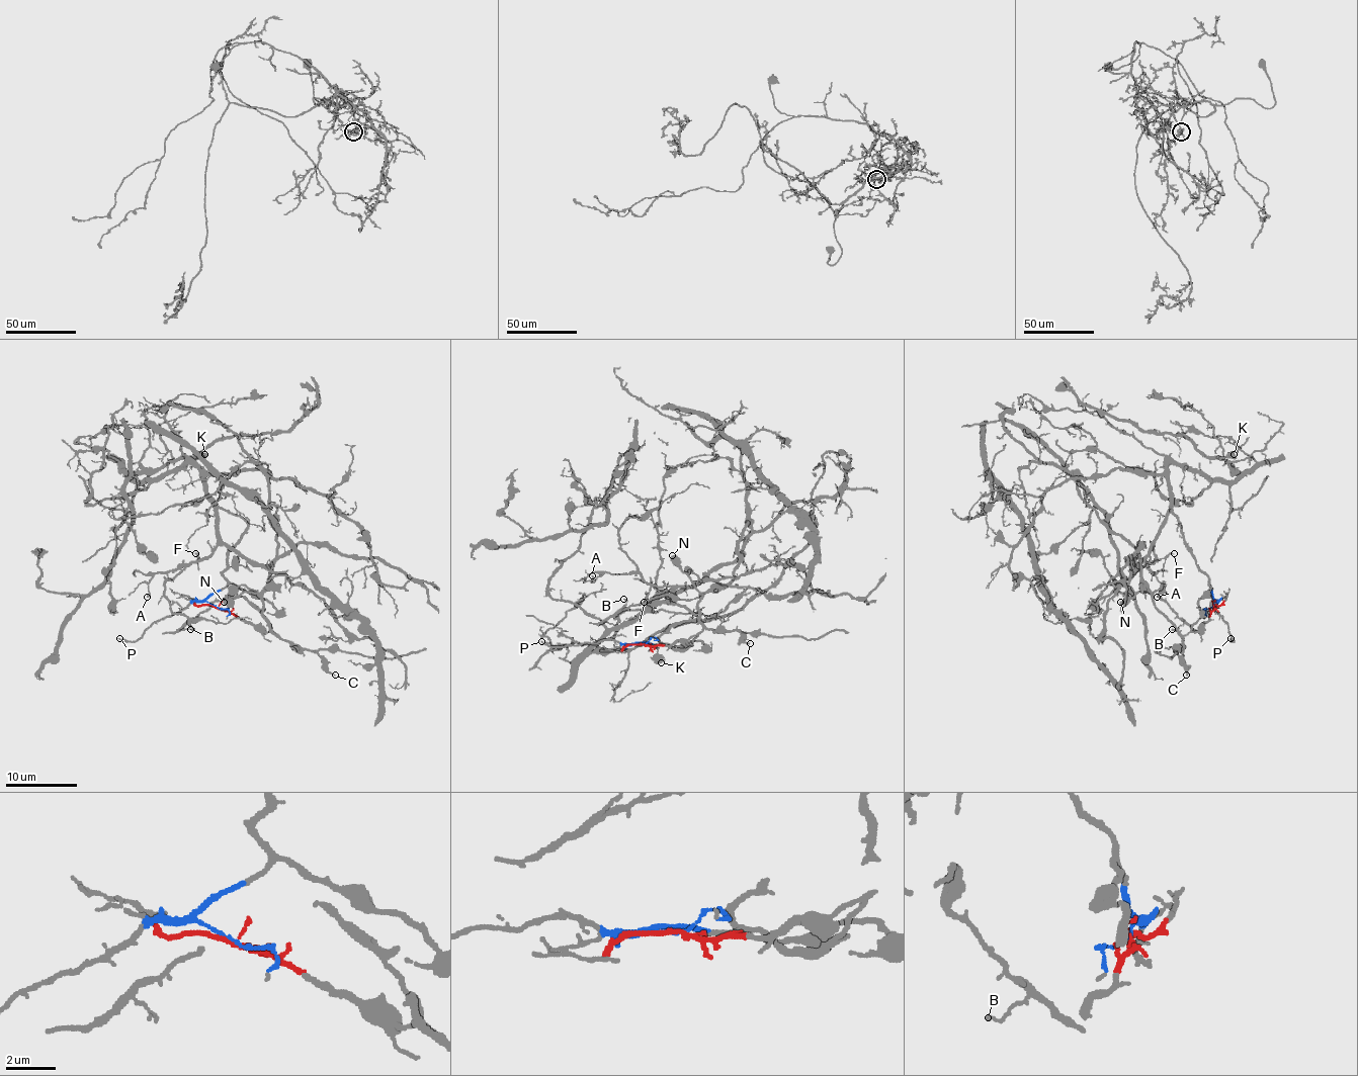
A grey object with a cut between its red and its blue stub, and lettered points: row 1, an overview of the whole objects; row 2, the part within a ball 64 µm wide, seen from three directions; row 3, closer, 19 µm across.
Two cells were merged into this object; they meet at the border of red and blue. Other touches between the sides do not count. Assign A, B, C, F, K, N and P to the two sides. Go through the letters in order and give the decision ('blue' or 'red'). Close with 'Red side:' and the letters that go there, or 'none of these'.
A: blue
B: red
C: red
F: blue
K: blue
N: red
P: blue
Red side: B, C, N

